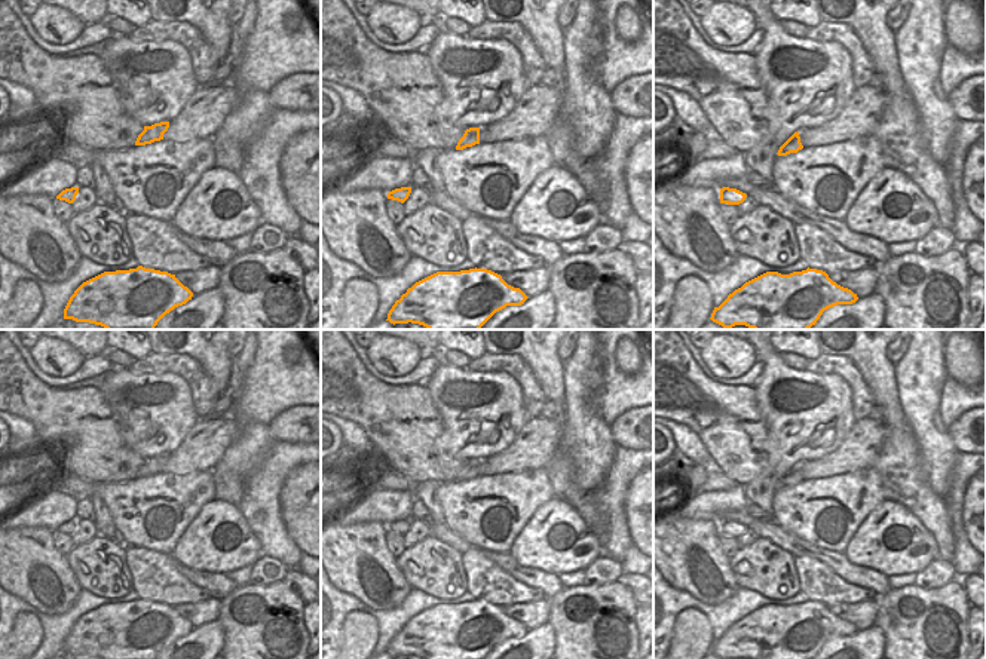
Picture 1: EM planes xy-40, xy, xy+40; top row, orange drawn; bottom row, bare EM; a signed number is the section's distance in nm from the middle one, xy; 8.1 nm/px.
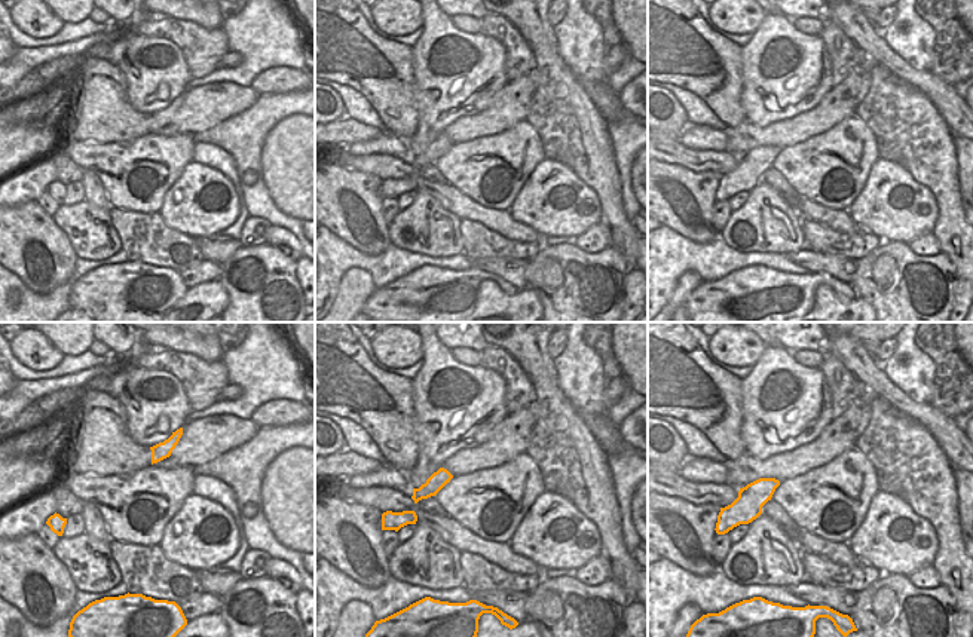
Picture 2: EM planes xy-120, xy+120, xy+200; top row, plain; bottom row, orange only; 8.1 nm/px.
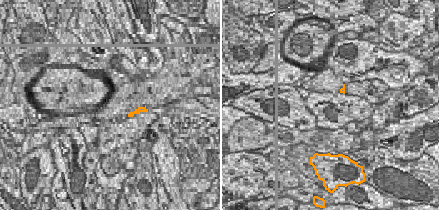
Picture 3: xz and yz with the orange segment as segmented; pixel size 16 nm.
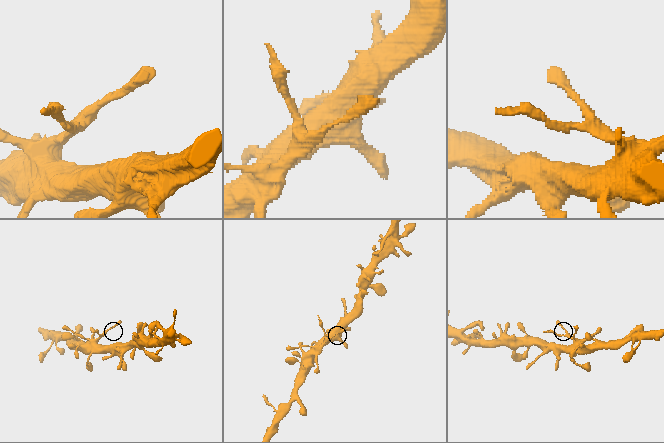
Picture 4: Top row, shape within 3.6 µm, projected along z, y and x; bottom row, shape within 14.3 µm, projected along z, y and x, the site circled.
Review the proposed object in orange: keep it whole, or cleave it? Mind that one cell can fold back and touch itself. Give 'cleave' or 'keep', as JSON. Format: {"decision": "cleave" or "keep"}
{"decision": "keep"}

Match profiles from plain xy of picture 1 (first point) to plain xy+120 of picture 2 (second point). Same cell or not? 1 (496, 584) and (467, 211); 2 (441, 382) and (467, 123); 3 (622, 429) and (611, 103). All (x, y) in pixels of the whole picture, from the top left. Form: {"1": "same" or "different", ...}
{"1": "different", "2": "different", "3": "different"}

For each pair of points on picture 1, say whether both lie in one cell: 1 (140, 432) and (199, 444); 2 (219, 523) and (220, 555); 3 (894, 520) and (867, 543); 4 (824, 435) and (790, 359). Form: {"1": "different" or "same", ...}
{"1": "different", "2": "same", "3": "same", "4": "different"}

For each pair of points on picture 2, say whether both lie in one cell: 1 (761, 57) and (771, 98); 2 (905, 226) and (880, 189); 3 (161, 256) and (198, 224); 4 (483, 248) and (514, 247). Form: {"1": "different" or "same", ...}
{"1": "same", "2": "same", "3": "different", "4": "same"}

